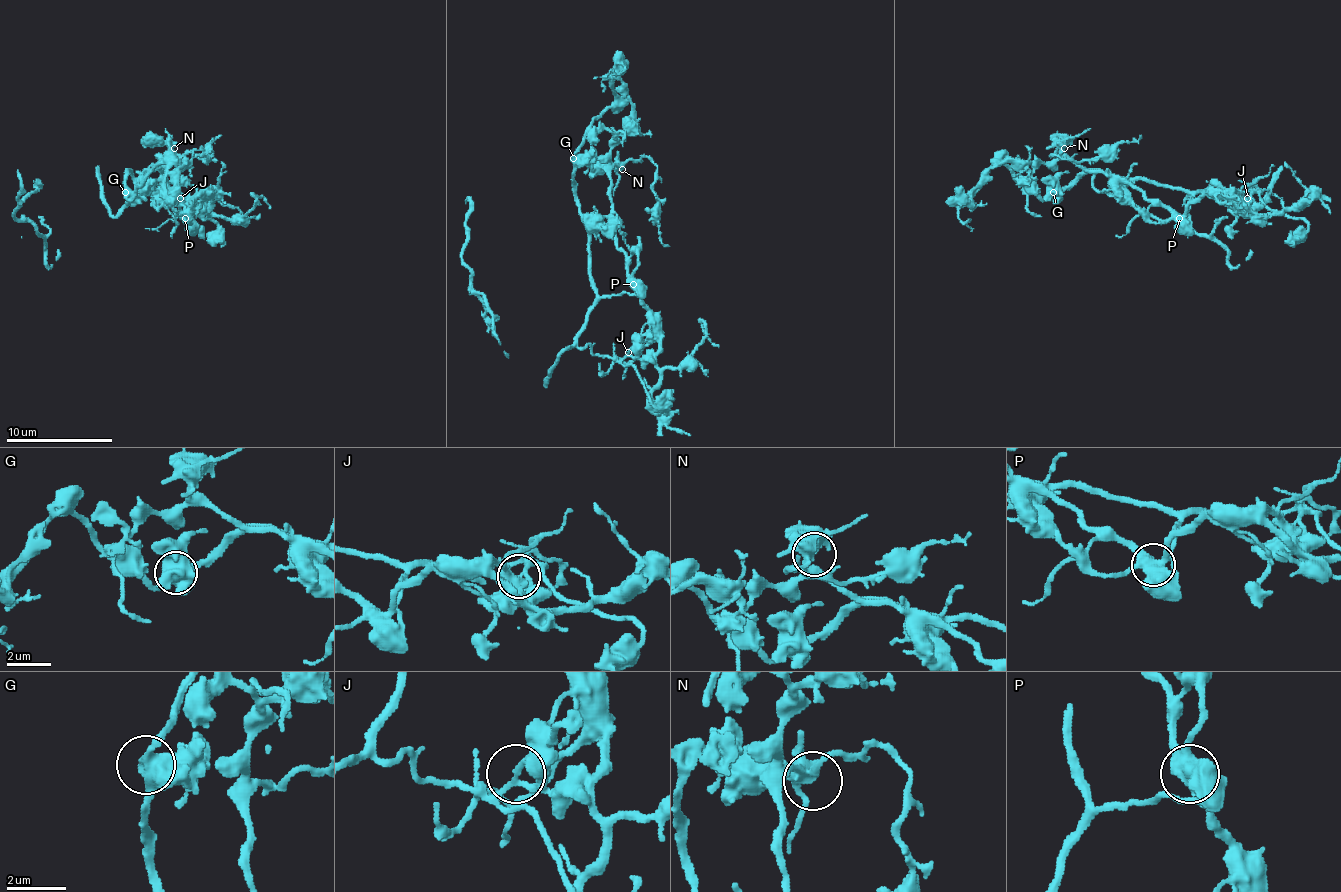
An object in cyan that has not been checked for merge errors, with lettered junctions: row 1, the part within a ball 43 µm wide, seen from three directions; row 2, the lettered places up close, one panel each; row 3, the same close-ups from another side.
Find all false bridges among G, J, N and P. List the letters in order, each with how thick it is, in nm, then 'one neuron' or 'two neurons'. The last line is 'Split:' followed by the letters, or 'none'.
G: 440 nm thick; one neuron
J: 200 nm thick; two neurons
N: 380 nm thick; one neuron
P: 500 nm thick; two neurons
Split: J, P

